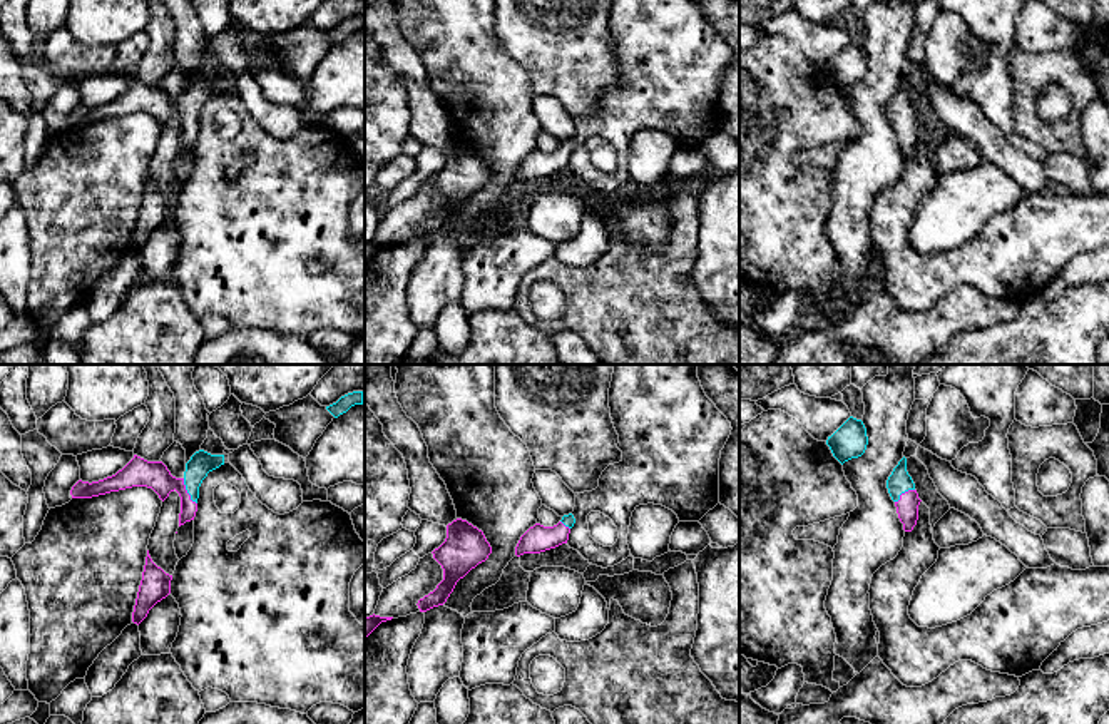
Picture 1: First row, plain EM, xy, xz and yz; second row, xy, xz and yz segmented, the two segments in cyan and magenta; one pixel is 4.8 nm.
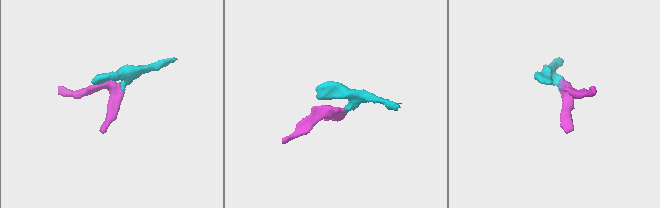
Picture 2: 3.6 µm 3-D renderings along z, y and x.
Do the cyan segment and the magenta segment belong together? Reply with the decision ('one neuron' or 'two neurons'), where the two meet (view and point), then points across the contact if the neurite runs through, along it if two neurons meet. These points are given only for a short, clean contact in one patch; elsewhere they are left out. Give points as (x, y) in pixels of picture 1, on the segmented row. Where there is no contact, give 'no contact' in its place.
one neuron | xy (188, 492) | across xy (201, 462), (188, 492), (154, 475)

